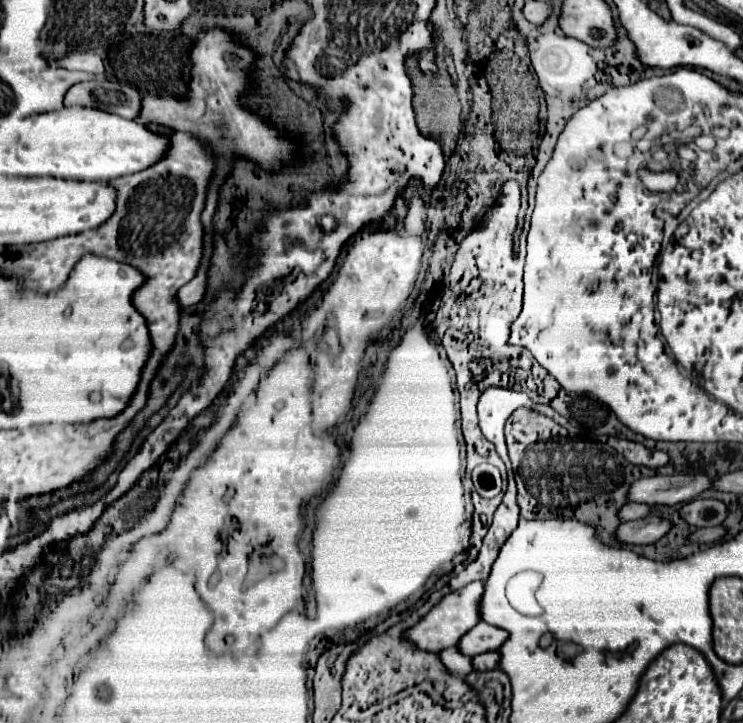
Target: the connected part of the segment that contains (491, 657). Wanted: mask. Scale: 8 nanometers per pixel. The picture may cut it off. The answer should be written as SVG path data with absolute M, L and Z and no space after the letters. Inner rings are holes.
M486 652L486 654L478 654L472 658L472 668L482 672L482 670L494 670L498 664L498 652Z

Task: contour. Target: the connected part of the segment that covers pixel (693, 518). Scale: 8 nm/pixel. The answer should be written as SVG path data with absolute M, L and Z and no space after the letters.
M692 500L692 502L686 502L682 508L680 508L680 516L690 524L690 526L696 526L696 528L702 528L702 526L720 526L726 518L726 506L724 502L720 500Z

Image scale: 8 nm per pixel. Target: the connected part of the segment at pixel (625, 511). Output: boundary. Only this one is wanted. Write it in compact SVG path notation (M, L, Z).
M626 504L622 506L622 510L618 510L618 518L620 522L628 522L628 520L638 520L638 518L646 518L650 514L650 508L646 504Z

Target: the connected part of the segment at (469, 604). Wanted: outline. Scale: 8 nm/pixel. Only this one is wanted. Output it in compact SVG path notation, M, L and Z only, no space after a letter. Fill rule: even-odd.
M472 582L470 586L464 586L462 590L450 592L448 596L444 596L418 624L414 624L412 628L408 628L402 638L406 642L410 642L412 646L418 646L420 650L430 650L430 652L442 652L444 648L450 648L454 644L458 644L458 640L480 622L480 614L478 614L478 602L482 596L484 588L482 582Z

